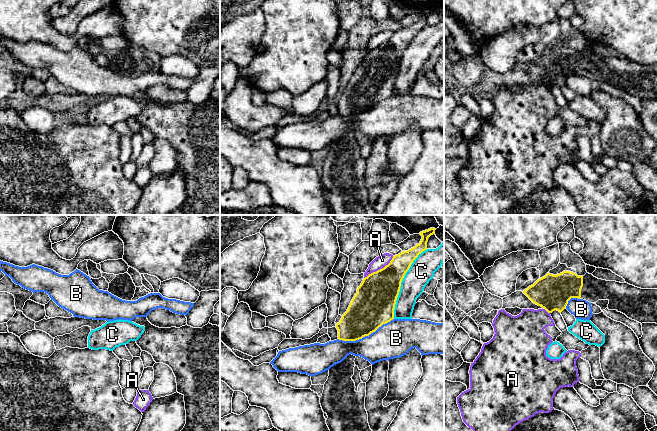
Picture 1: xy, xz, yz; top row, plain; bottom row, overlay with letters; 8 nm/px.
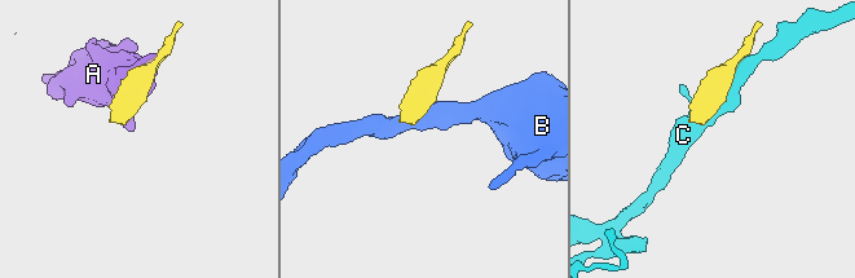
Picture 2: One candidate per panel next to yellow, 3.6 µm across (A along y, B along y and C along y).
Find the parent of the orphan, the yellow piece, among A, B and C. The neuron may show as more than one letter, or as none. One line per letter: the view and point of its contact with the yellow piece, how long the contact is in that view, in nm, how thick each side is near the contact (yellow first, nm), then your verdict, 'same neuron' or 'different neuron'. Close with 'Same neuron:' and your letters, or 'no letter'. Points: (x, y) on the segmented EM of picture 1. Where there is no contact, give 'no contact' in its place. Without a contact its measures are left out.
A: xz (380, 269) | 300 nm | 320/100 nm | different neuron
B: xz (365, 335) | 480 nm | 340/300 nm | different neuron
C: xz (401, 281) | 600 nm | 320/200 nm | different neuron
Same neuron: no letter

